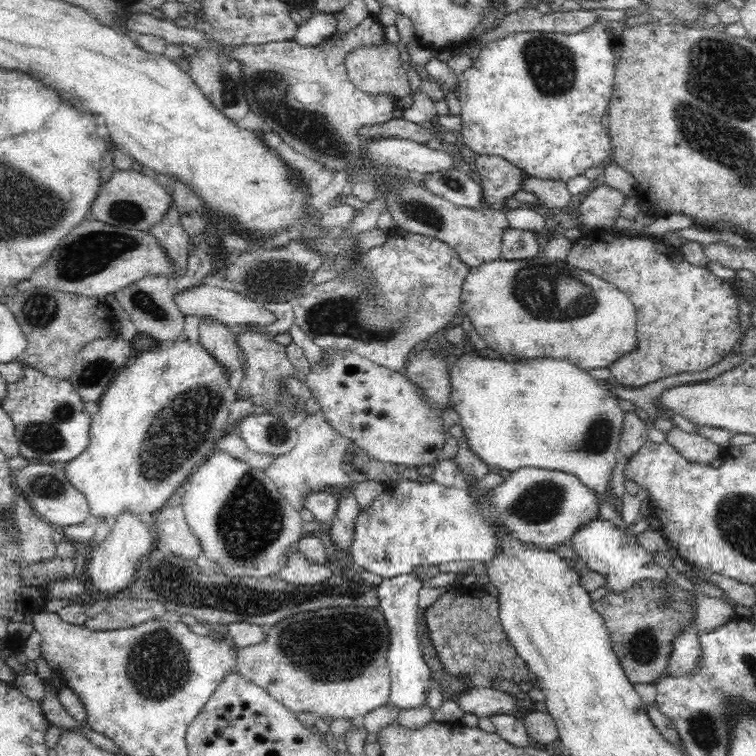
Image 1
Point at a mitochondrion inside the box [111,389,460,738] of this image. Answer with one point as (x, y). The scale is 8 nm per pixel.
(324, 654)

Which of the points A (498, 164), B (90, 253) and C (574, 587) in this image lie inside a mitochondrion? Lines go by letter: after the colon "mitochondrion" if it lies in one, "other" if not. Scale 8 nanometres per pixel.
A: other
B: mitochondrion
C: other

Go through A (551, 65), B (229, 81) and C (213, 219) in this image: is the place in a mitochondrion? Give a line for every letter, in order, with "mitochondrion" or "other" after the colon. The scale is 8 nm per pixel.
A: mitochondrion
B: mitochondrion
C: other

